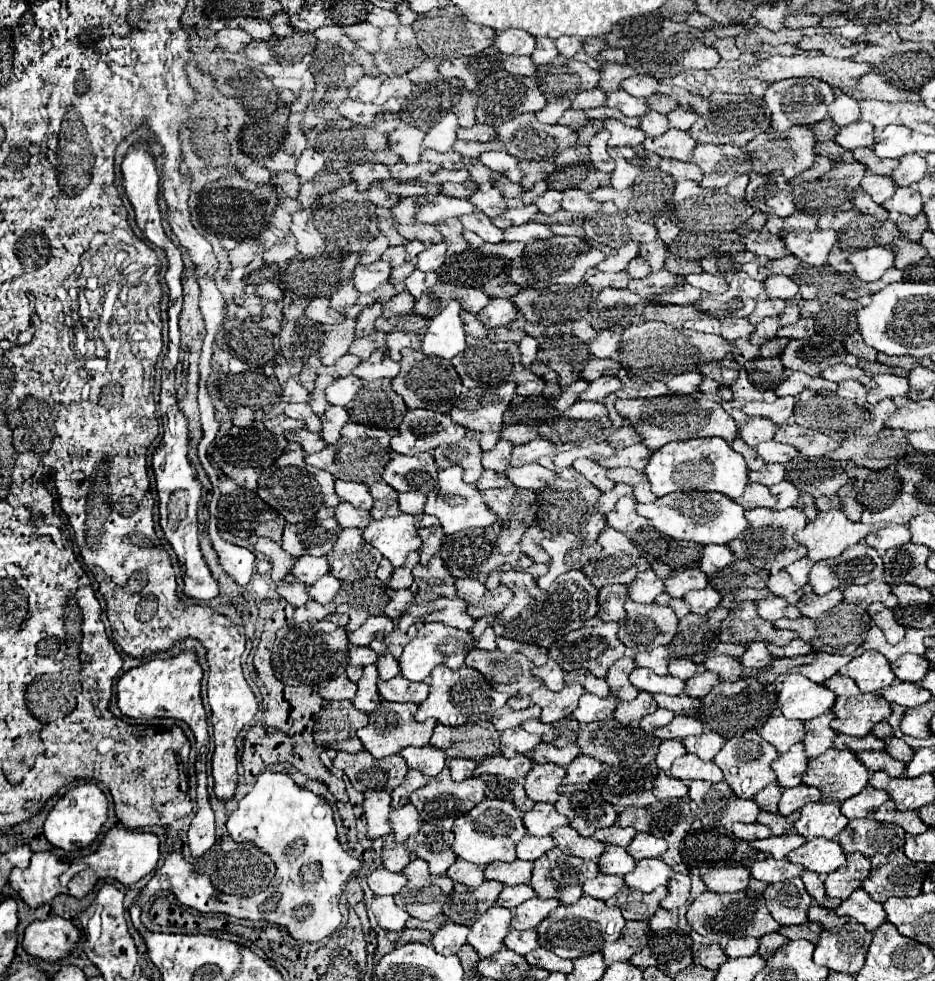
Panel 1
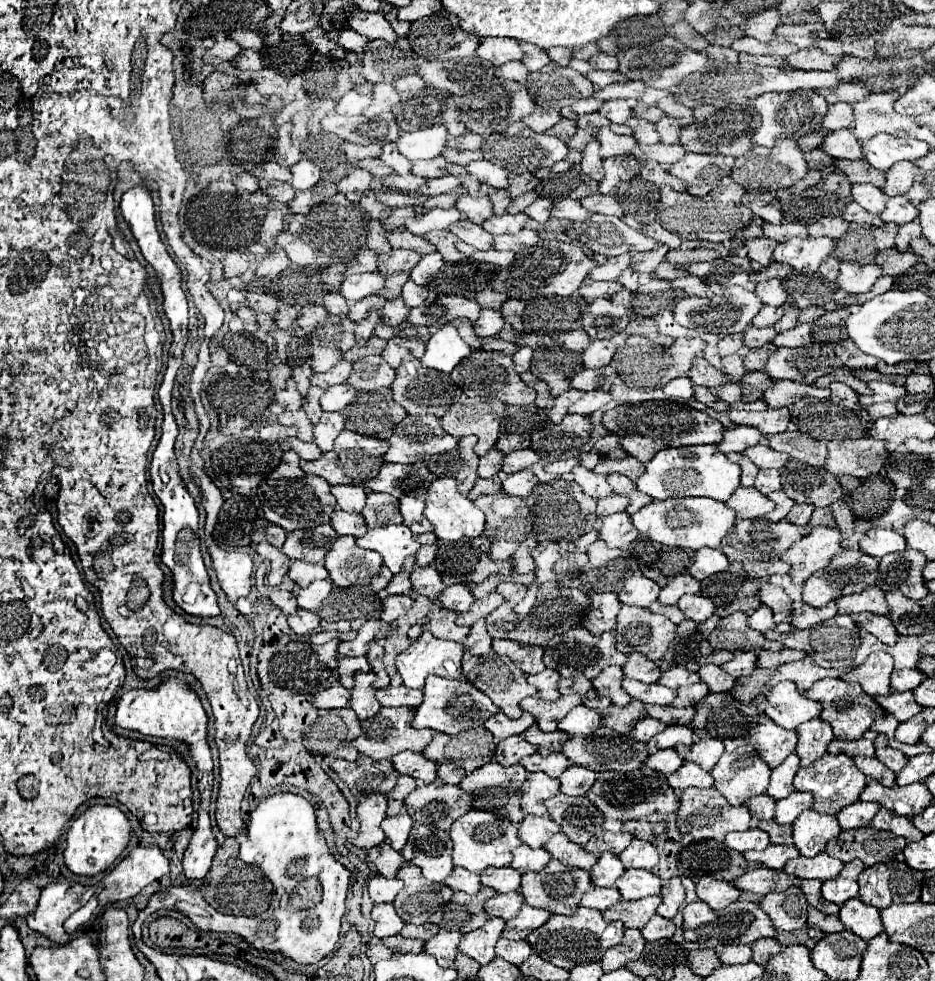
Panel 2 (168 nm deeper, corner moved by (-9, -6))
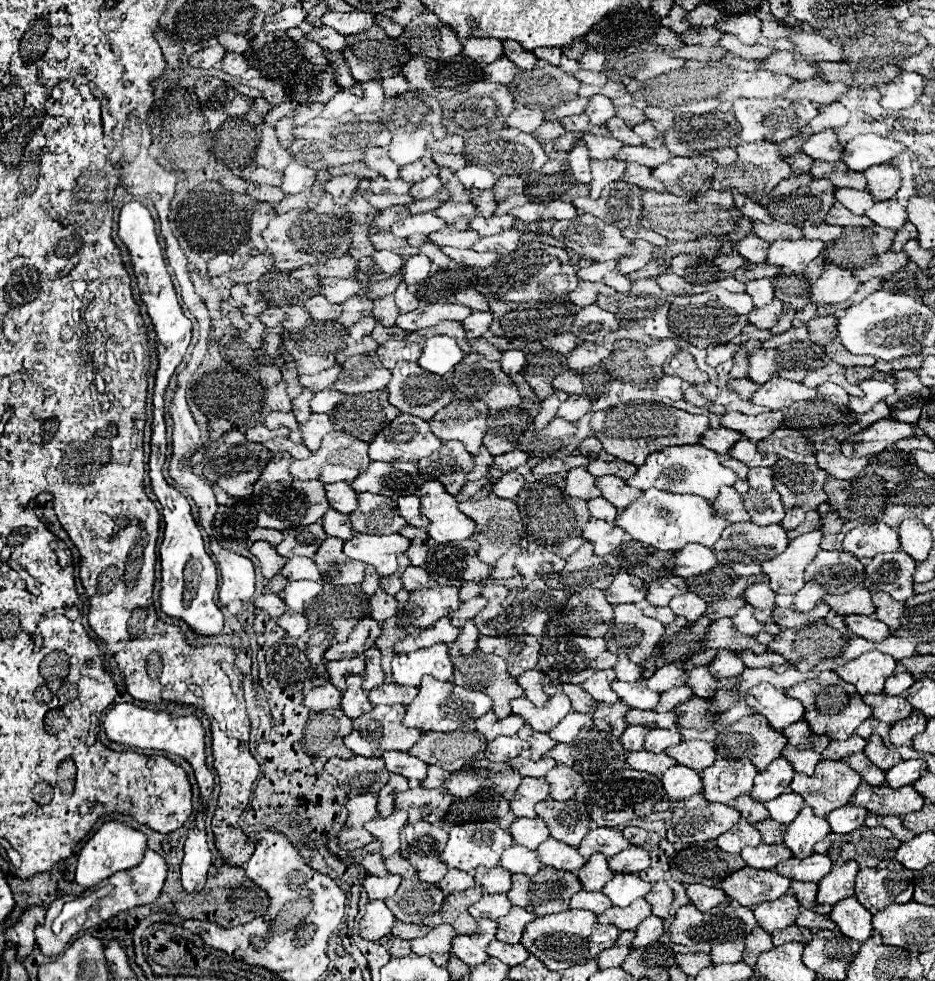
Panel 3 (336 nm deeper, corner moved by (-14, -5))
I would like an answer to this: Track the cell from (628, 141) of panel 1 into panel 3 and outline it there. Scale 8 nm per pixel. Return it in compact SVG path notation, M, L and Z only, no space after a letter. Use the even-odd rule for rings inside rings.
M586 134L586 138L582 138L582 142L590 150L590 158L592 160L612 158L622 148L622 142L618 142L612 136L592 136L592 134Z

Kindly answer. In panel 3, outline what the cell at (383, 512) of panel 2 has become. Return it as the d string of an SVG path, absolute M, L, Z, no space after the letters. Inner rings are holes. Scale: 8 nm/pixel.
M372 492L358 494L358 508L350 514L352 530L362 534L394 534L406 520L398 514L396 502L386 496L376 496Z

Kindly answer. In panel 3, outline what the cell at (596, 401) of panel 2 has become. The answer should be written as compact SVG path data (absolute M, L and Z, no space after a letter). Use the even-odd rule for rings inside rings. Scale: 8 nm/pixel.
M570 396L566 402L560 404L556 416L564 418L568 422L578 422L584 414L588 414L592 408L592 400L590 398L582 398L582 396Z

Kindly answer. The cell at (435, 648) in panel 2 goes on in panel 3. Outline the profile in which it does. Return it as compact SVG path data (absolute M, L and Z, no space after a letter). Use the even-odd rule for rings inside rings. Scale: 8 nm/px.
M442 642L410 654L396 654L392 660L392 678L402 686L416 686L424 674L448 682L452 680L452 672L448 646Z

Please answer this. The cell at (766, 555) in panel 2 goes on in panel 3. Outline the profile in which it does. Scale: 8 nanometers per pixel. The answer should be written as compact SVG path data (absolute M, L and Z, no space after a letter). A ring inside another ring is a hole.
M738 522L724 528L718 544L714 544L714 554L720 564L730 566L738 576L756 576L760 574L760 564L784 552L788 542L790 540L786 536L786 530L780 524L756 526L752 522Z

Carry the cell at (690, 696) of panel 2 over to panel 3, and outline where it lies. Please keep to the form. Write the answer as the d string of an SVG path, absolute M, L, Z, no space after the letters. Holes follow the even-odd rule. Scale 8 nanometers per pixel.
M680 686L680 688L672 688L664 694L660 694L660 704L654 706L656 712L668 712L668 710L674 710L680 702L692 698L692 690L688 686Z

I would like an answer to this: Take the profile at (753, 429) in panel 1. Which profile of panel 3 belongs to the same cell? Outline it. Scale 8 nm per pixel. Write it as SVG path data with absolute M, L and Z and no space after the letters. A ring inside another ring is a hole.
M708 428L704 434L702 434L702 446L706 446L706 448L710 448L710 450L714 450L716 454L728 454L728 450L730 450L730 446L734 444L734 442L738 442L742 436L738 434L738 432L732 432L732 430L728 430L728 428L716 428L716 430L712 430L712 428Z

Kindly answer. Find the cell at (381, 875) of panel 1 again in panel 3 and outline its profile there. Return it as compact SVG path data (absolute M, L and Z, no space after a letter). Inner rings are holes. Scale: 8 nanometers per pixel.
M388 874L384 878L380 878L380 876L366 876L362 886L364 886L364 890L366 890L370 900L386 900L386 898L390 898L396 892L400 880L402 880L402 876L396 876L396 874L394 876Z

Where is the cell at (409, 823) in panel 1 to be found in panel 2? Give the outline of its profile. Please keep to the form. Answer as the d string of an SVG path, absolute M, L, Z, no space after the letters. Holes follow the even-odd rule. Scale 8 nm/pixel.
M403 811L395 817L385 817L385 821L381 823L381 829L385 831L391 847L395 851L401 851L405 847L407 839L409 839L409 833L411 833L413 825L415 825L415 821L409 817L407 811Z

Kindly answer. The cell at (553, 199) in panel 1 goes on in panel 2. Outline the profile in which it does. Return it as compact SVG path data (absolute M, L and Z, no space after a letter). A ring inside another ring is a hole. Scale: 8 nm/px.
M539 197L535 203L531 203L531 205L525 209L525 213L527 213L531 219L535 219L535 221L545 223L545 221L551 217L551 207L553 207L553 201L551 201L551 199Z

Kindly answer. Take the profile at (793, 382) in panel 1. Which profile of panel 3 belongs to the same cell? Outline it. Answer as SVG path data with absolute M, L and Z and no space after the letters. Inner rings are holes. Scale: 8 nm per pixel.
M772 378L762 384L750 398L752 404L766 406L768 410L782 410L798 400L812 400L816 396L814 388L806 388L800 382L790 382L784 378Z

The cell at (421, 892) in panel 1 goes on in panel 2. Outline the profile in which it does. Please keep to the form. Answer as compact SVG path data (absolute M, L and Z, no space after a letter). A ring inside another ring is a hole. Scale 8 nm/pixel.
M413 865L401 867L397 873L399 879L403 879L405 887L395 897L393 905L397 913L413 925L423 925L429 921L433 913L437 913L453 895L453 889L449 889L445 883L431 883L423 877L421 869Z

